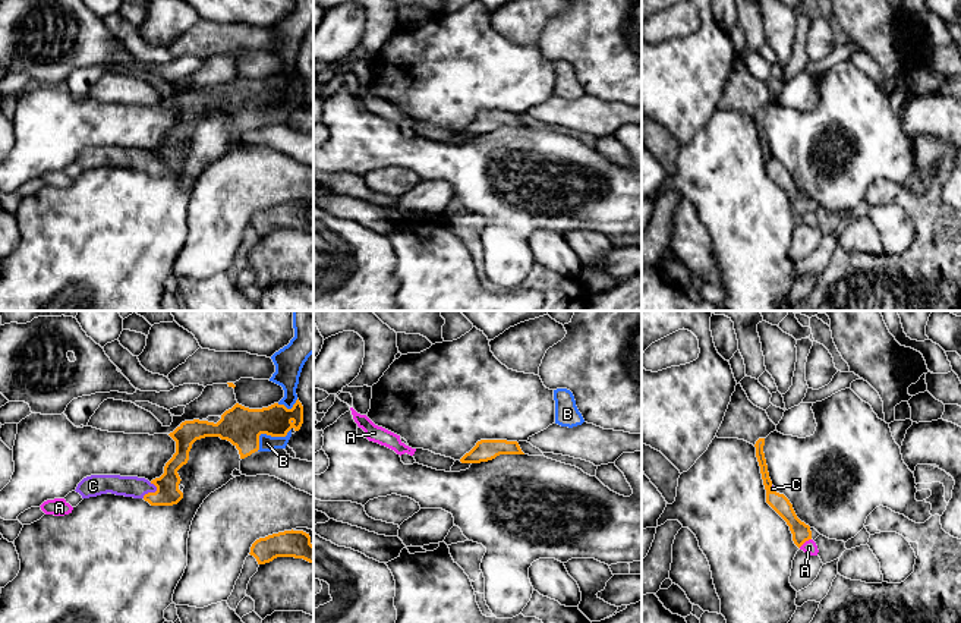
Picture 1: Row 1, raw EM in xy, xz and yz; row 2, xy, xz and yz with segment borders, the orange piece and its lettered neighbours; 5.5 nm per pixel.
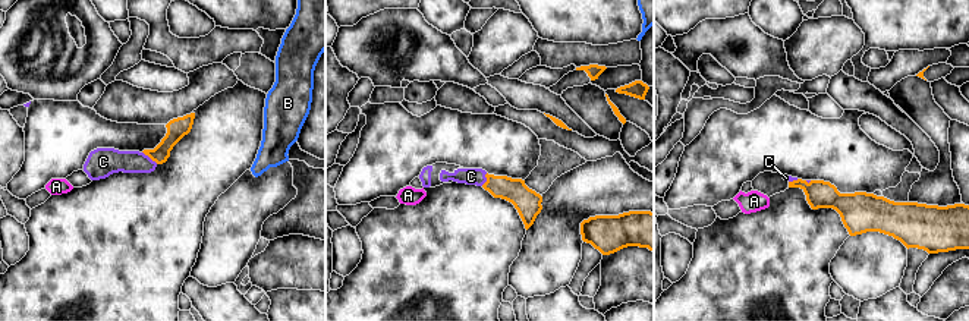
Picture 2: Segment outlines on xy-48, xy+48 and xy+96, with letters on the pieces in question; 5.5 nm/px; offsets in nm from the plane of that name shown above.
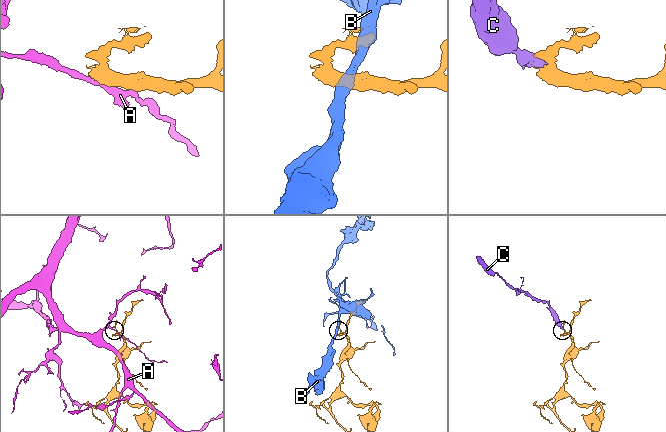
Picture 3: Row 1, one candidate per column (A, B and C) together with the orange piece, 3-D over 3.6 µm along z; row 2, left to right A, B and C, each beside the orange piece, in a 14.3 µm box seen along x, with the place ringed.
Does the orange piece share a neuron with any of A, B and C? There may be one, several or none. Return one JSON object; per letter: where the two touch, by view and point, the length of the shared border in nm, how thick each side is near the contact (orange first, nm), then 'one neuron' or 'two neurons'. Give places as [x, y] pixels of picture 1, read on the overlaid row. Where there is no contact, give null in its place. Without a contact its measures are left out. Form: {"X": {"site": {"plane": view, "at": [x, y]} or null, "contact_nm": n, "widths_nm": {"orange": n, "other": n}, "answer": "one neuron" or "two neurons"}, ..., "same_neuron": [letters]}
{"A": {"site": {"plane": "yz", "at": [804, 541]}, "contact_nm": 90, "widths_nm": {"orange": 100, "other": 70}, "answer": "two neurons"}, "B": {"site": {"plane": "xy", "at": [268, 434]}, "contact_nm": 220, "widths_nm": {"orange": 220, "other": 90}, "answer": "two neurons"}, "C": {"site": {"plane": "xy", "at": [153, 493]}, "contact_nm": 110, "widths_nm": {"orange": 130, "other": 120}, "answer": "one neuron"}, "same_neuron": ["C"]}

